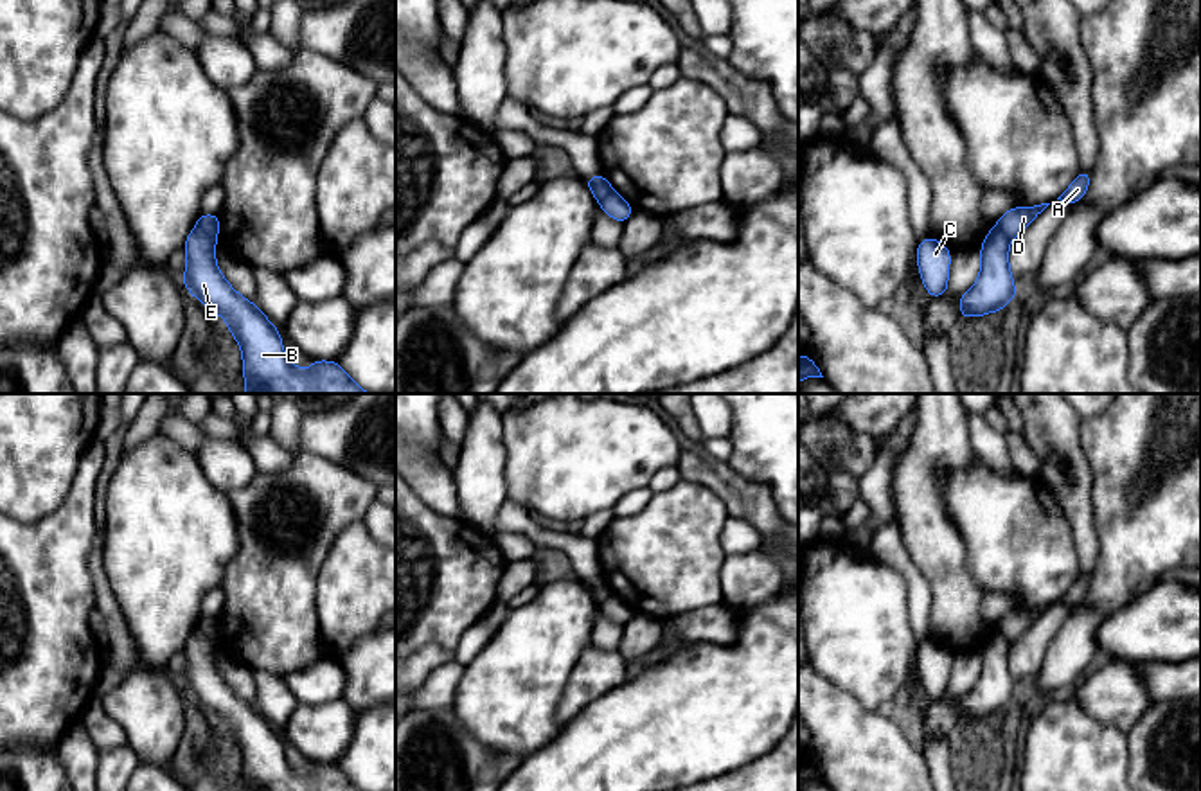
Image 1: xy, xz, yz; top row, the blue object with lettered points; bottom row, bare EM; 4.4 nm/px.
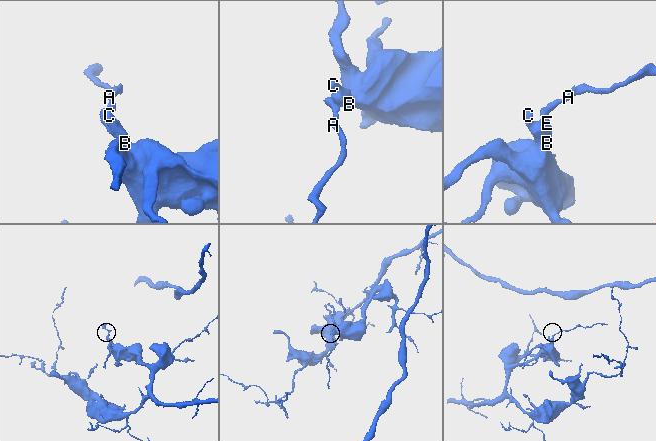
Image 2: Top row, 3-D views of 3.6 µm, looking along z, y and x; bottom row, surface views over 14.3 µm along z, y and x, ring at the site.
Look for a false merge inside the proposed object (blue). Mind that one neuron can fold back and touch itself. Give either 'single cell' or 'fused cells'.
fused cells

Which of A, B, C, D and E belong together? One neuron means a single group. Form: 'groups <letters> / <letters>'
groups A D / B C E

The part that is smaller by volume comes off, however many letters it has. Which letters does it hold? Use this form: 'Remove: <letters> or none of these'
Remove: A, D

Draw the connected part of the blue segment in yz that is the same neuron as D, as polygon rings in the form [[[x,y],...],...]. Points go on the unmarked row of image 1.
[[[1041,606],[1041,608],[1034,608],[1034,609],[1014,609],[1009,611],[1001,622],[998,624],[998,627],[1001,629],[1001,633],[1005,635],[1005,638],[1009,640],[1009,644],[1012,644],[1014,640],[1018,640],[1050,606]]]

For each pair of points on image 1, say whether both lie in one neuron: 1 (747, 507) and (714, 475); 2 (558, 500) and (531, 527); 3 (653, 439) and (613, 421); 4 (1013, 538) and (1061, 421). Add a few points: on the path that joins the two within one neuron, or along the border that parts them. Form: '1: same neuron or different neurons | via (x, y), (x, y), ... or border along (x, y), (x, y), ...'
1: same neuron | via (739, 500), (721, 482)
2: different neurons | border along (507, 504), (518, 506), (531, 515)
3: same neuron | via (644, 439), (631, 439), (622, 430)
4: different neurons | border along (1038, 477), (1063, 513)

